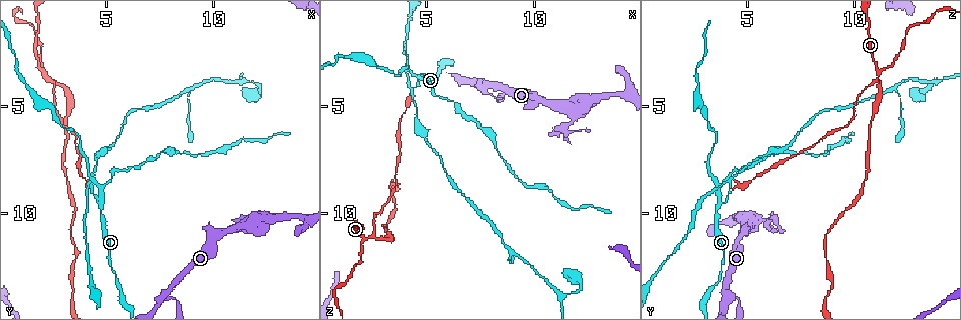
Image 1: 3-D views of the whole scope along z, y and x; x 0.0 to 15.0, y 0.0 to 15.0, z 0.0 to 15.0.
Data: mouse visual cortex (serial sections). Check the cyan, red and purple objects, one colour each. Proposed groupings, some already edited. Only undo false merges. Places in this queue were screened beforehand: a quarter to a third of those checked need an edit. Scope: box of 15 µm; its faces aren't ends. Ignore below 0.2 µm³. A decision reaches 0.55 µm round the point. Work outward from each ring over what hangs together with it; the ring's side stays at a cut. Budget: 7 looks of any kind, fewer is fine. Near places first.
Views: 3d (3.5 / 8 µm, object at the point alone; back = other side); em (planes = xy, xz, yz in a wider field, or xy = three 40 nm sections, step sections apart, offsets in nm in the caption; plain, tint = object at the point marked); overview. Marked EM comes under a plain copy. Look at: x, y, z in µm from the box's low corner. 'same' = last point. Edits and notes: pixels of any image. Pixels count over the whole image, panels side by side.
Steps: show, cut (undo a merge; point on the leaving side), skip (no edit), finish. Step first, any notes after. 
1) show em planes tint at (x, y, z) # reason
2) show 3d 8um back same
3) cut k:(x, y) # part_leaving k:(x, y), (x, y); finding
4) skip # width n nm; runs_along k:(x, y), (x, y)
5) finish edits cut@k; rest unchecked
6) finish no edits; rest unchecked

show 3d 3.5um at (2.4, 3.8, 11.1) # arms part here

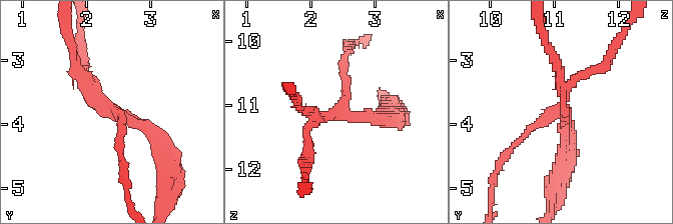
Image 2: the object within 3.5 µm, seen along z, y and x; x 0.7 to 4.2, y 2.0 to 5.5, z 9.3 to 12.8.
show em xy step 3 tint at (2.45, 3.80, 11.10) # now the EM

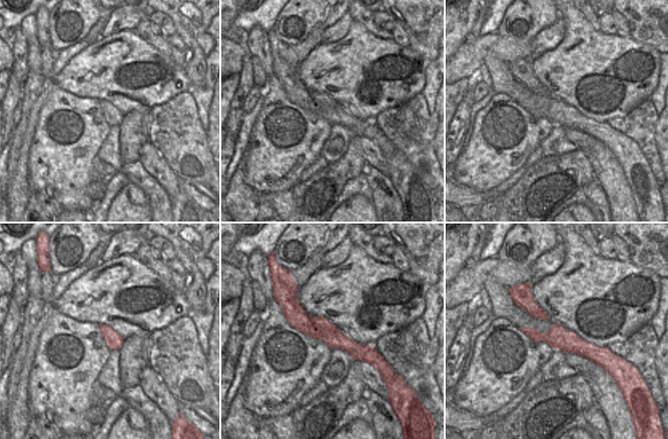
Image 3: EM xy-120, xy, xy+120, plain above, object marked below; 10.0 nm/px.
show em xy step 2 tint same

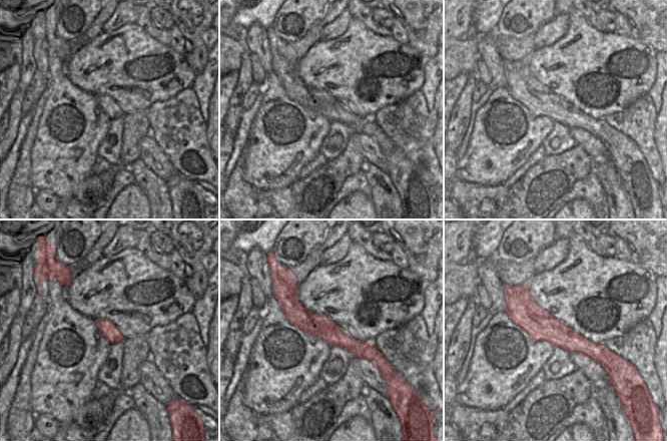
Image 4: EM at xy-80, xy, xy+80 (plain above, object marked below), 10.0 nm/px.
cut 2:(309, 148) # a second cell is stuck on

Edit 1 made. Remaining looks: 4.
show overview # see it whole again

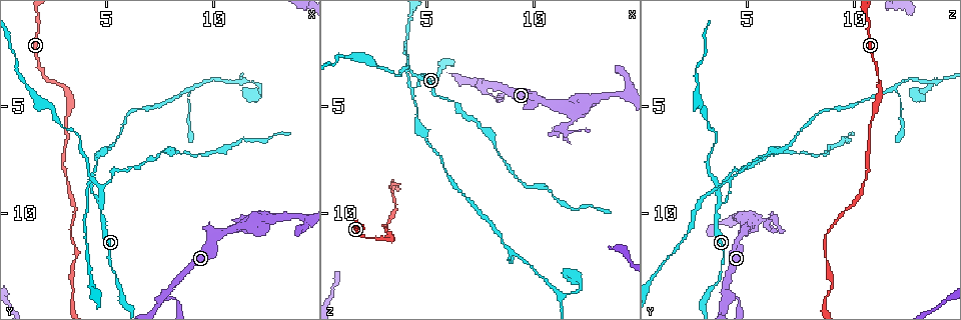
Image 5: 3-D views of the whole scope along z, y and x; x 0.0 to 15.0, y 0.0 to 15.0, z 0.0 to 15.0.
show 3d 8um at (1.8, 1.1, 10.6)

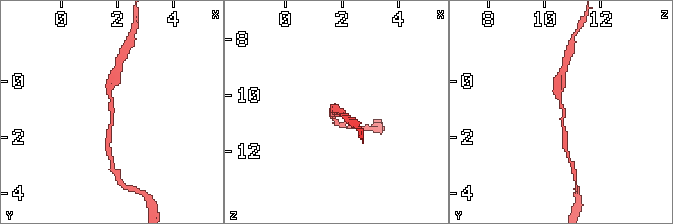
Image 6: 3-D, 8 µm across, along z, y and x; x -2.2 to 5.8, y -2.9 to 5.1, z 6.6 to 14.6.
show em planes tint at (1.8, 1.1, 10.7) # arm_widths 150, 250 nm; now the EM

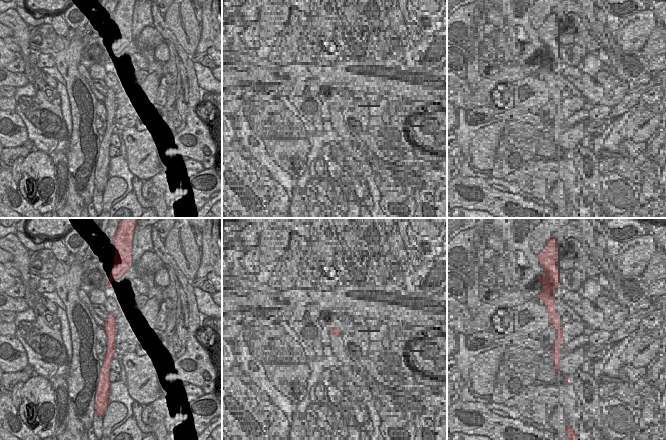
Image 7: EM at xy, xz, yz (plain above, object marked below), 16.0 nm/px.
skip # width 190 nm; runs_along 7:(110, 317), (110, 354), (107, 363); all the same cell

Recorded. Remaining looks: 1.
finish edits cut@2; rest unchecked

